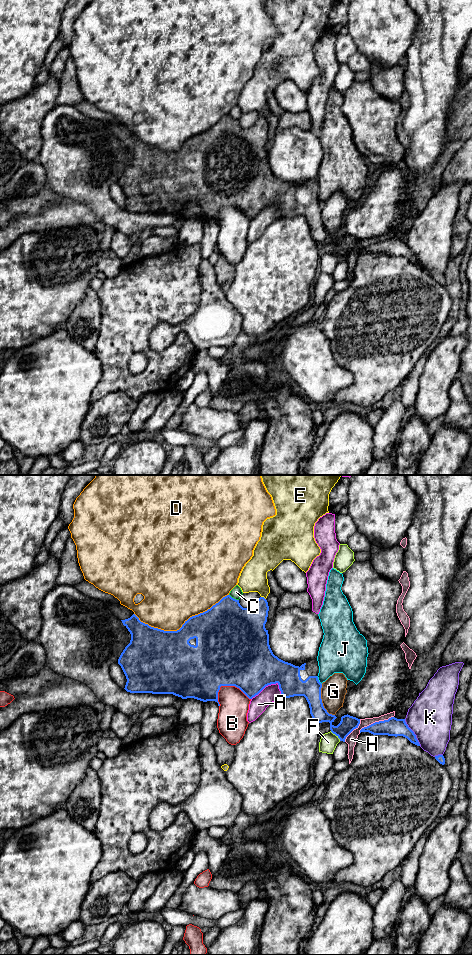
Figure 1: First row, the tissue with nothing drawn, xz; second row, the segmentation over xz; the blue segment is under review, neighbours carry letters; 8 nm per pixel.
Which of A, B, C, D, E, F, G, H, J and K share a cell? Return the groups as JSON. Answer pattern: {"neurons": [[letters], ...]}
{"neurons": [["A"], ["B"], ["C"], ["D"], ["E"], ["F"], ["G", "J"], ["H"], ["K"]]}

